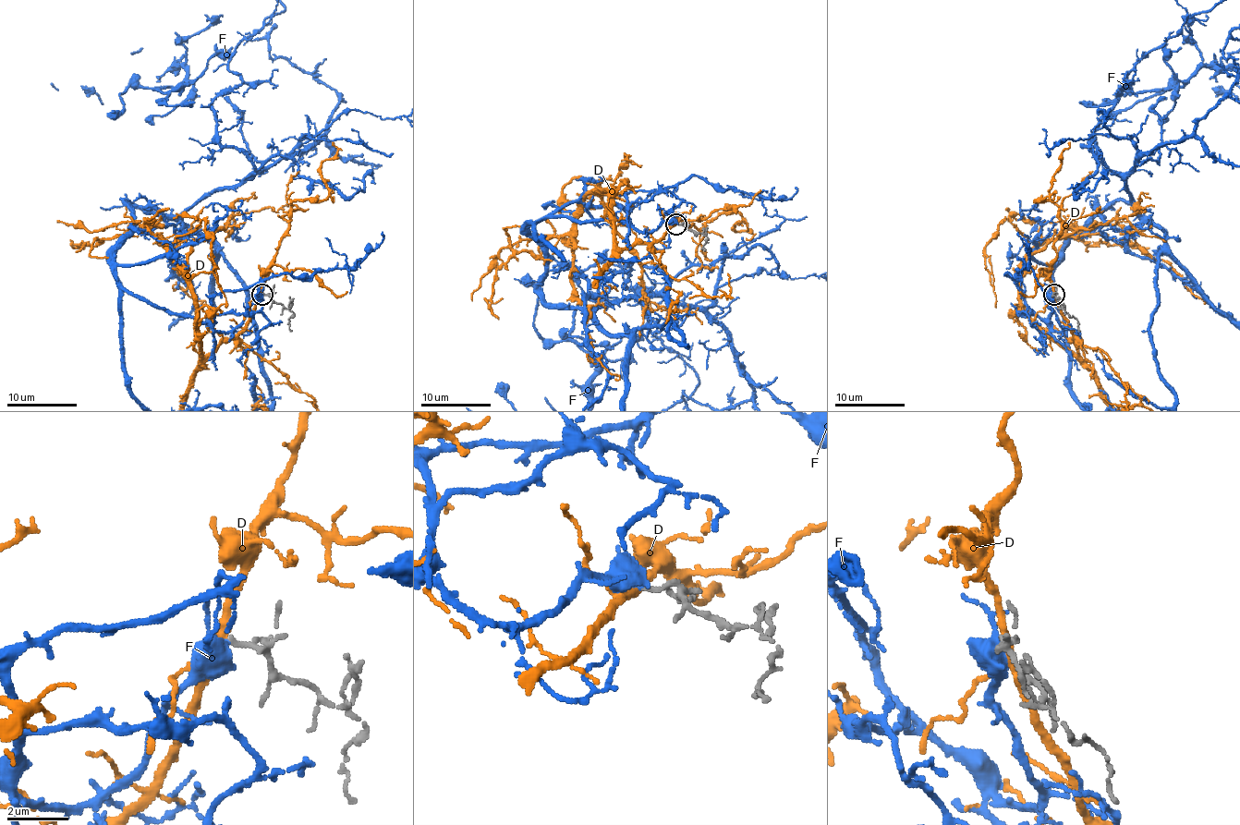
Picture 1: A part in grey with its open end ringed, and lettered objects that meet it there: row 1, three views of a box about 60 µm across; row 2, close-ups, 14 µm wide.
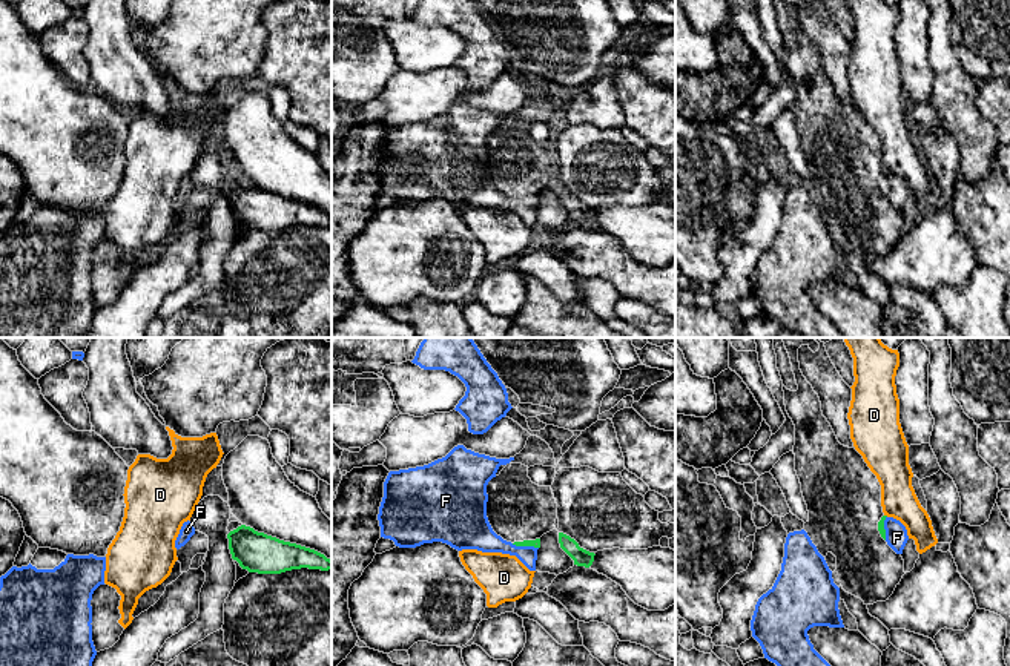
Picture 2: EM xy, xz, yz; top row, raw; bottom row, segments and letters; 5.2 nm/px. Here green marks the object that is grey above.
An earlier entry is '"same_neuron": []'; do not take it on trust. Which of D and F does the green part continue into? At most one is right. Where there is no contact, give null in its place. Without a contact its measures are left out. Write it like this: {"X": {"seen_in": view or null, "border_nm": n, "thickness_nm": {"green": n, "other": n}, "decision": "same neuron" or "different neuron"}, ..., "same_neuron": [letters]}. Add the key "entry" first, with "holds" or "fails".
{"entry": "fails", "D": {"seen_in": null, "decision": "different neuron"}, "F": {"seen_in": "xz", "border_nm": 150, "thickness_nm": {"green": 50, "other": 150}, "decision": "same neuron"}, "same_neuron": ["F"]}

